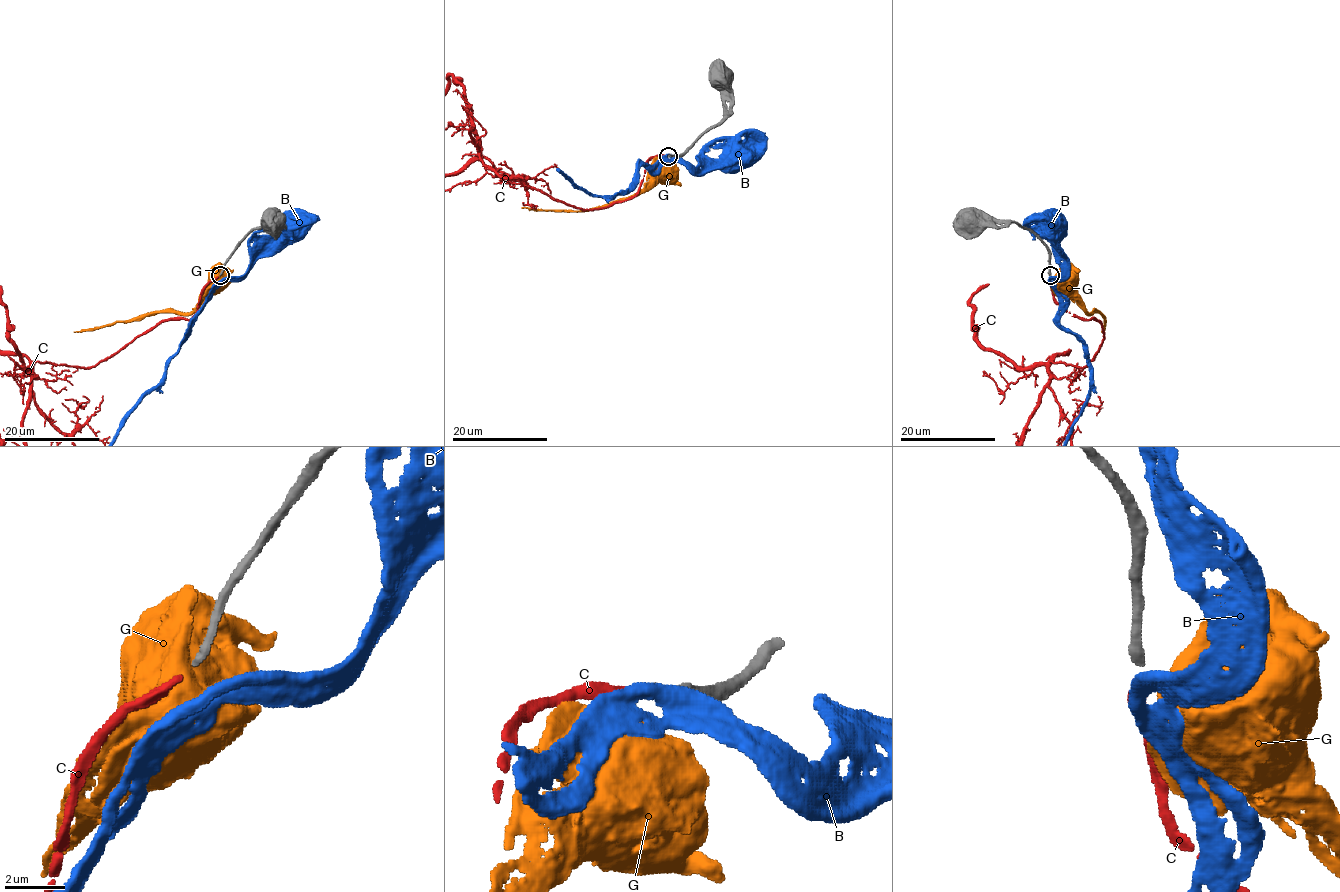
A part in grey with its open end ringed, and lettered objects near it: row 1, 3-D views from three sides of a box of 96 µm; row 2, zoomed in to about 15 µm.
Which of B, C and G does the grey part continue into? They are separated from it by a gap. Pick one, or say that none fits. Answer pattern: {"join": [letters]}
{"join": ["C"]}

